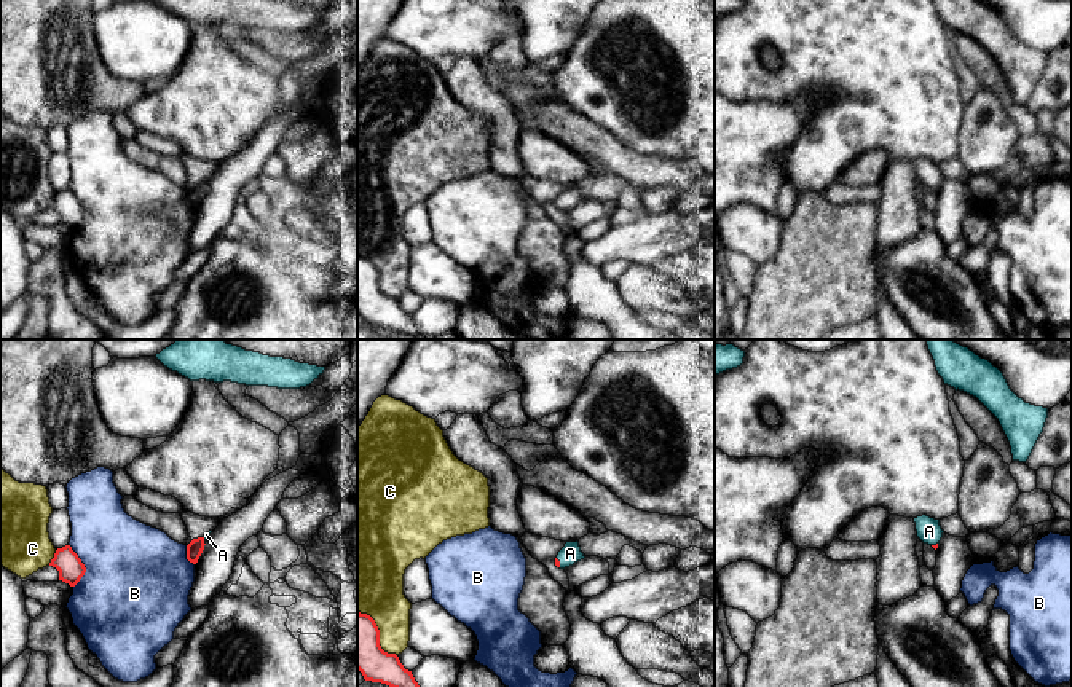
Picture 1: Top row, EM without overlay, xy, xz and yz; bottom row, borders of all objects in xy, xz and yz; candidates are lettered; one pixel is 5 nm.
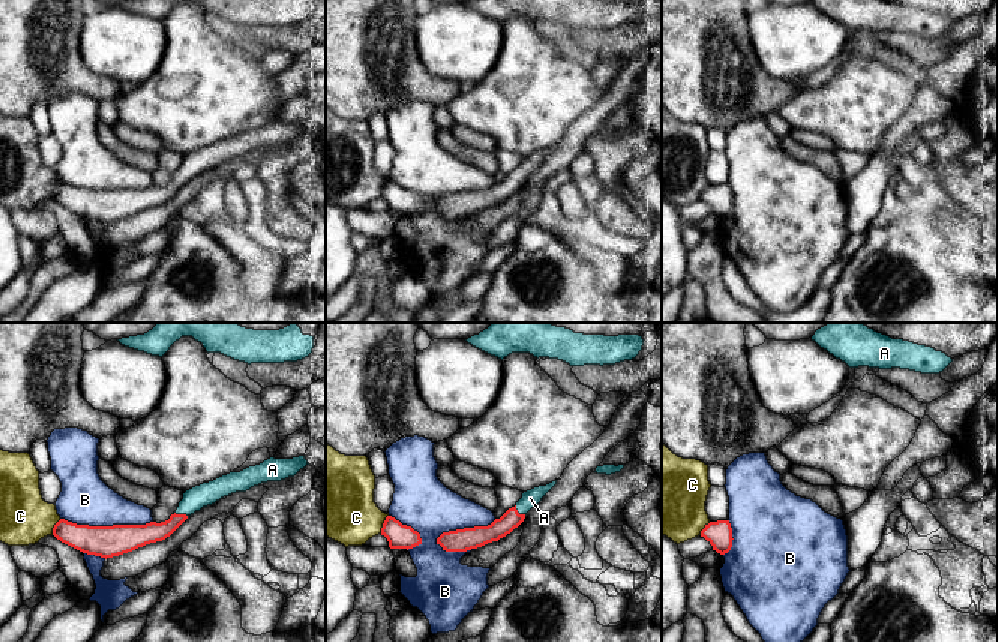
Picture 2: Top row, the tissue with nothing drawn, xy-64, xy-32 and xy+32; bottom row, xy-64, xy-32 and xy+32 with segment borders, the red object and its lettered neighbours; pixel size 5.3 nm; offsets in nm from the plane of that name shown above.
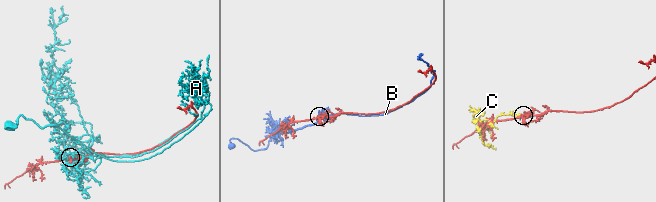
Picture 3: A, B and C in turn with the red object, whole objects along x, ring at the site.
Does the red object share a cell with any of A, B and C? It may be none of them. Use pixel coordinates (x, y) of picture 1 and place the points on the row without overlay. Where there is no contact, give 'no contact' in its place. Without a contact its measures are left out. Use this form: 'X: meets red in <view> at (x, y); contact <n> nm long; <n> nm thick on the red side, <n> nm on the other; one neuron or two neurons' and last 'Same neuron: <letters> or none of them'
A: meets red in xz at (559, 206); contact 50 nm long; 30 nm thick on the red side, 100 nm on the other; two neurons
B: meets red in xy at (83, 209); contact 220 nm long; 130 nm thick on the red side, 480 nm on the other; two neurons
C: meets red in xy at (53, 201); contact 90 nm long; 130 nm thick on the red side, 360 nm on the other; two neurons
Same neuron: none of them

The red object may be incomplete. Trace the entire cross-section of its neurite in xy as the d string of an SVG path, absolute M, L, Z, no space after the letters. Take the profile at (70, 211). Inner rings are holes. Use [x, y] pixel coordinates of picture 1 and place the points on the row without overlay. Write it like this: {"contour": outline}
{"contour": "M70 188L57 191L49 209L56 210L59 214L59 223L70 230L75 230L86 215L85 207Z"}

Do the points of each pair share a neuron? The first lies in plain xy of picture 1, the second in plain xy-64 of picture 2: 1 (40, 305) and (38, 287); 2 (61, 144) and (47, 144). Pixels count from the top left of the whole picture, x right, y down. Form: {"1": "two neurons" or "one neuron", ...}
{"1": "one neuron", "2": "two neurons"}

